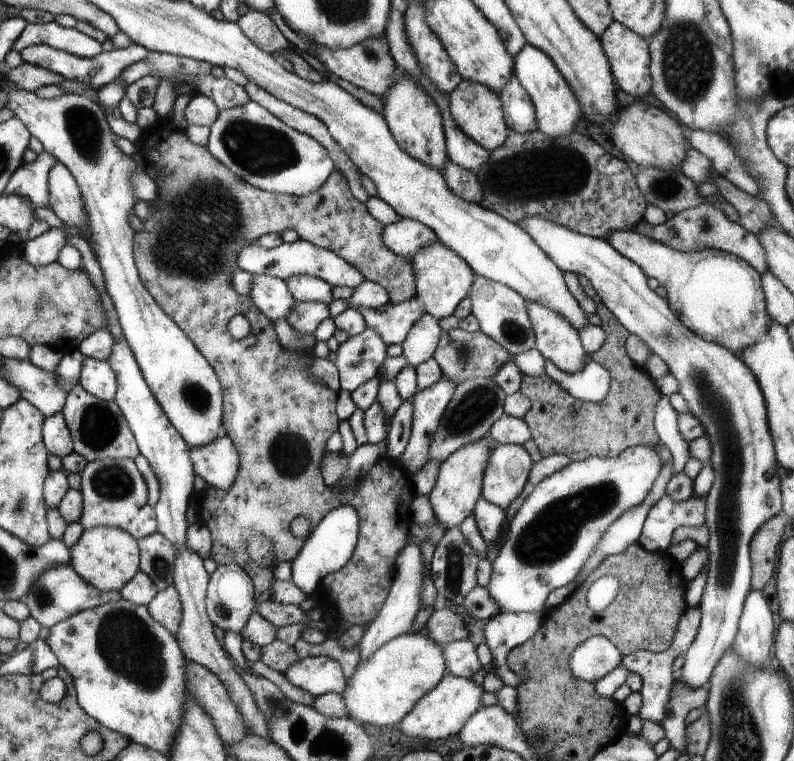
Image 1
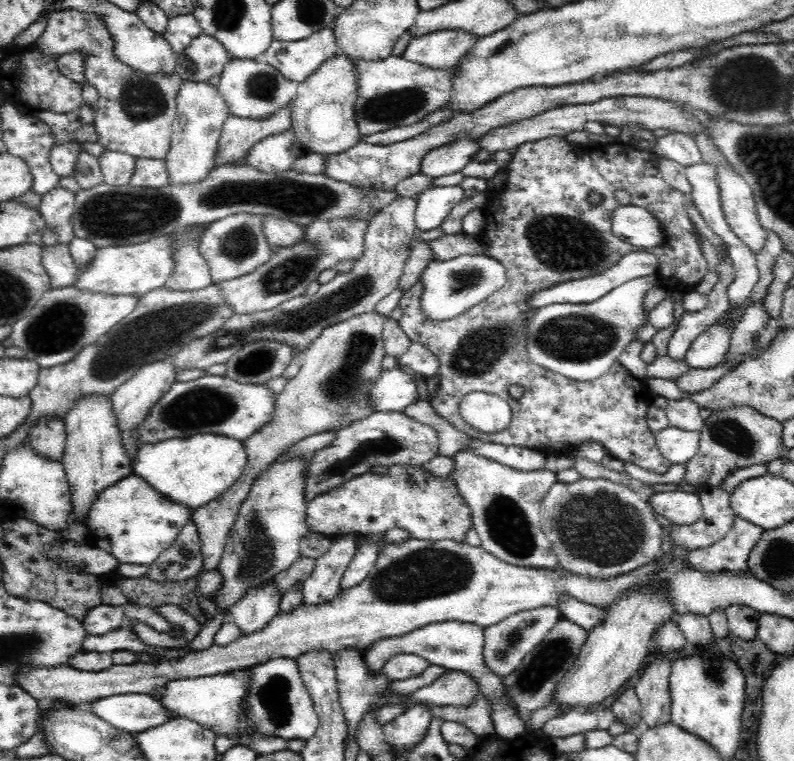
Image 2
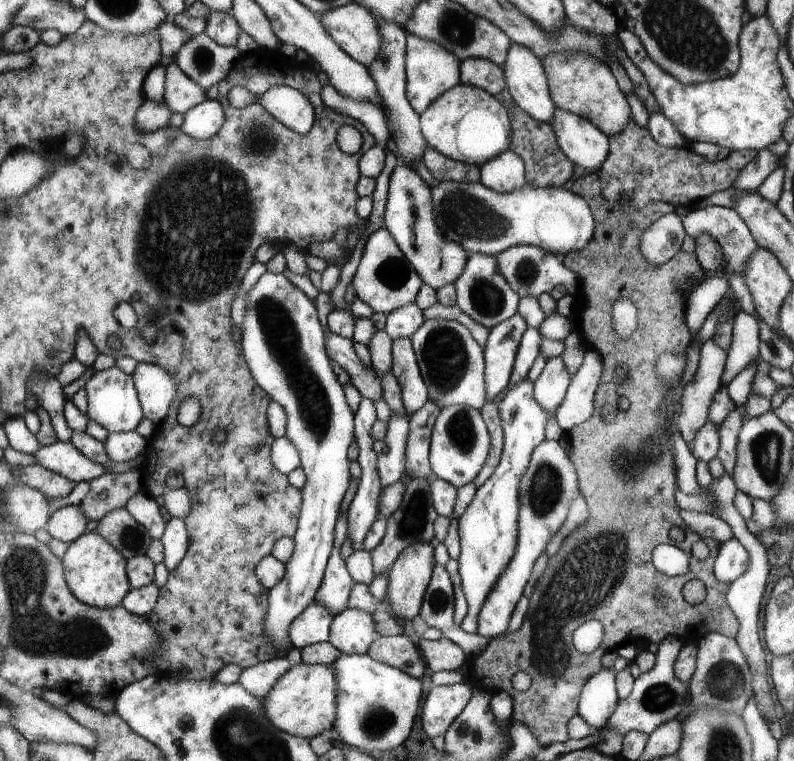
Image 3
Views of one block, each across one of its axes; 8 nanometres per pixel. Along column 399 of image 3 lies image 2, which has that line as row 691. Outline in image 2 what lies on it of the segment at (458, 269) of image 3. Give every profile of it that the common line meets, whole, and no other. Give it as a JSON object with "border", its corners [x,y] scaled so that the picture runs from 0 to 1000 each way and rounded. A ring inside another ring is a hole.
{"border":[[[315,878],[297,880],[292,886],[270,886],[270,888],[254,888],[254,891],[234,891],[234,894],[219,894],[209,899],[207,917],[202,920],[207,930],[222,938],[222,943],[237,943],[242,949],[249,949],[259,957],[264,957],[275,970],[302,970],[302,967],[332,967],[325,965],[307,933],[307,922],[312,917],[312,909],[317,904]]]}

